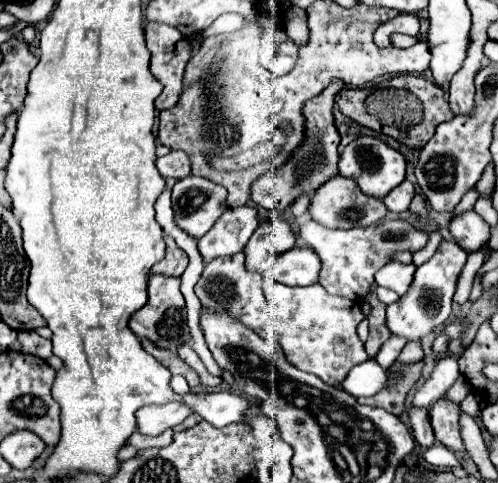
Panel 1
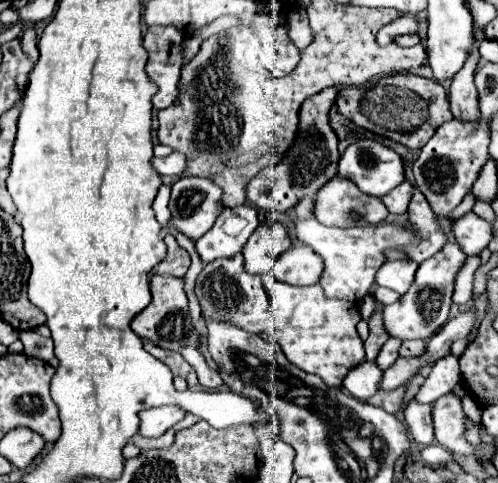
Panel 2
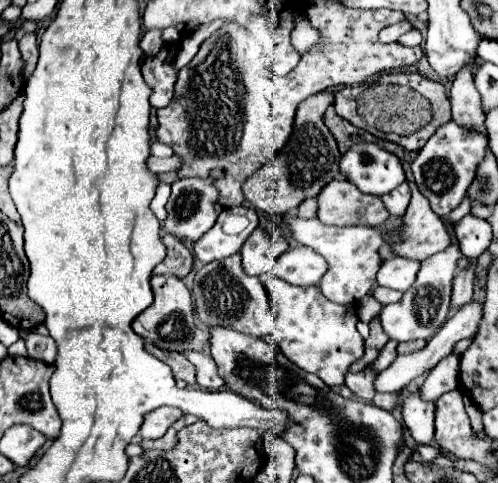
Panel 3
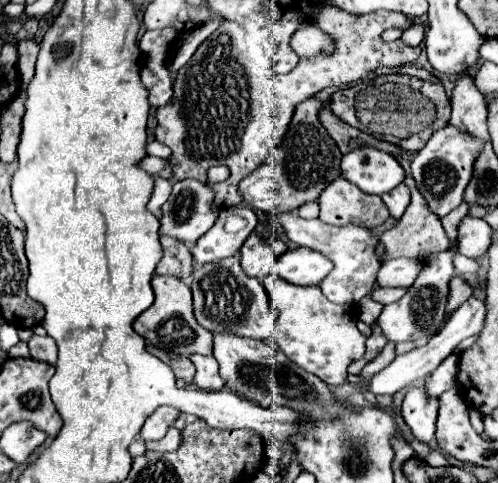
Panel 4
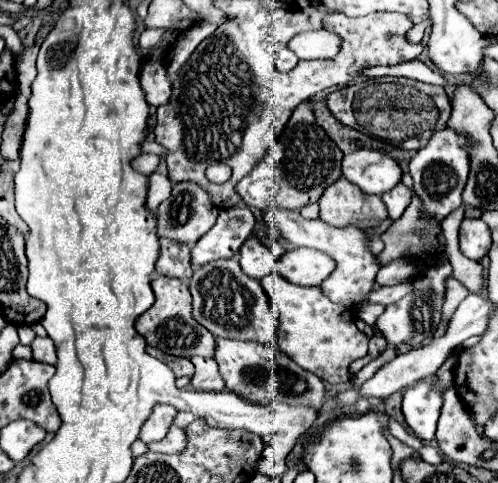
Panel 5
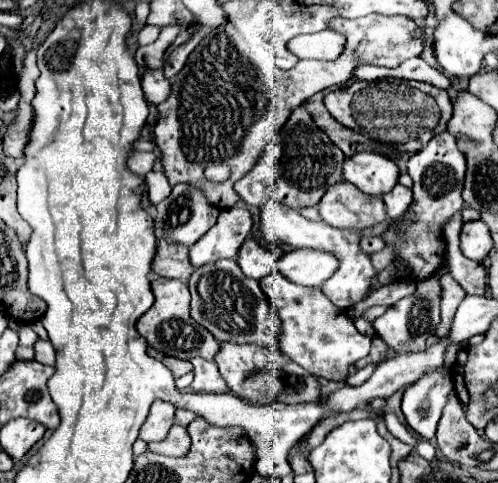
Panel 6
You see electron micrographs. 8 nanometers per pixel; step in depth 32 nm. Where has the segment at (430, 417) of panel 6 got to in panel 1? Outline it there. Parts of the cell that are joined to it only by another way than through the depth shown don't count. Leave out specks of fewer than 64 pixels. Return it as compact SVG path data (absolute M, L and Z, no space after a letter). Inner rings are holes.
M410 408L408 410L410 414L410 424L412 424L412 434L416 438L416 442L426 450L430 448L436 438L434 438L434 432L432 432L432 426L430 426L430 418L428 418L428 410L426 408Z

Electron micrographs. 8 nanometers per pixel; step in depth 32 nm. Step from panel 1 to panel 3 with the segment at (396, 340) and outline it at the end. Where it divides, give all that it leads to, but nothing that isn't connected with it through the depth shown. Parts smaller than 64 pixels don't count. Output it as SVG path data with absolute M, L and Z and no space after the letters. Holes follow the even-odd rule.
M390 340L390 342L382 348L377 359L372 364L369 364L370 368L374 368L374 370L380 372L386 369L386 366L390 366L397 357L397 346L398 342L396 342L396 340Z

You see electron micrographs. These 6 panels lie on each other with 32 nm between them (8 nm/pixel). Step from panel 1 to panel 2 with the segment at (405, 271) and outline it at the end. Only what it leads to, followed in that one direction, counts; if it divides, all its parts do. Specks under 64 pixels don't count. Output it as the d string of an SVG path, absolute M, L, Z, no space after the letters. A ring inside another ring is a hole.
M414 260L388 262L378 270L376 284L378 286L386 286L390 290L396 290L398 294L406 294L406 290L410 288L410 284L414 280L416 268L418 268L418 264Z

